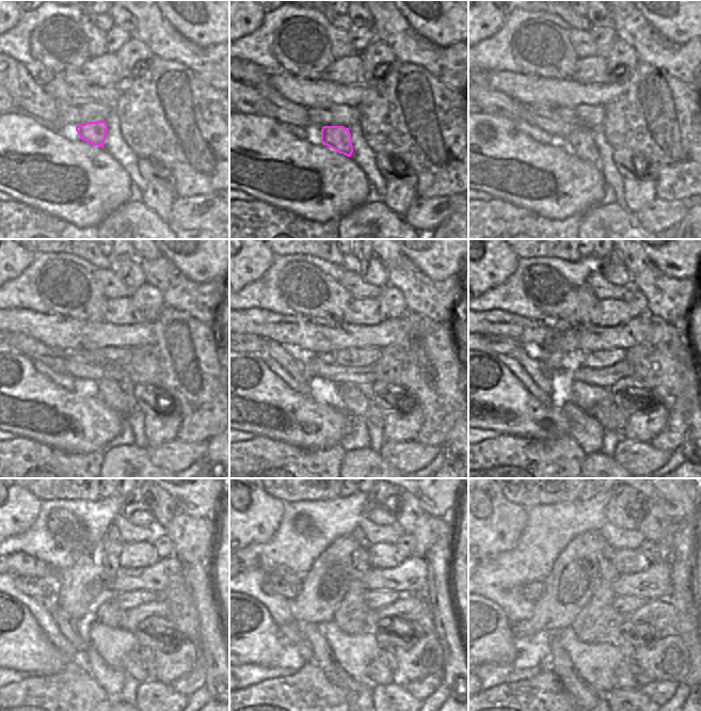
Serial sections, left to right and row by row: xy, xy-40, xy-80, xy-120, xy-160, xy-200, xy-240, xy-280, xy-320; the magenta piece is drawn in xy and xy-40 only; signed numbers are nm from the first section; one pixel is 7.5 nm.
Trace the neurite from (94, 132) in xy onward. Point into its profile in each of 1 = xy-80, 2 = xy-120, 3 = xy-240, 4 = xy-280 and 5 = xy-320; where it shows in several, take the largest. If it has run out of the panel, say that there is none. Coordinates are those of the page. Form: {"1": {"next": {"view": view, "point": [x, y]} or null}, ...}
{"1": {"next": {"view": "xy-80", "point": [580, 142]}}, "2": {"next": {"view": "xy-120", "point": [109, 390]}}, "3": {"next": {"view": "xy-240", "point": [132, 665]}}, "4": {"next": {"view": "xy-280", "point": [378, 674]}}, "5": {"next": {"view": "xy-320", "point": [624, 680]}}}

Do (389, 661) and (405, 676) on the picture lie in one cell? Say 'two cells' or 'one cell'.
two cells

